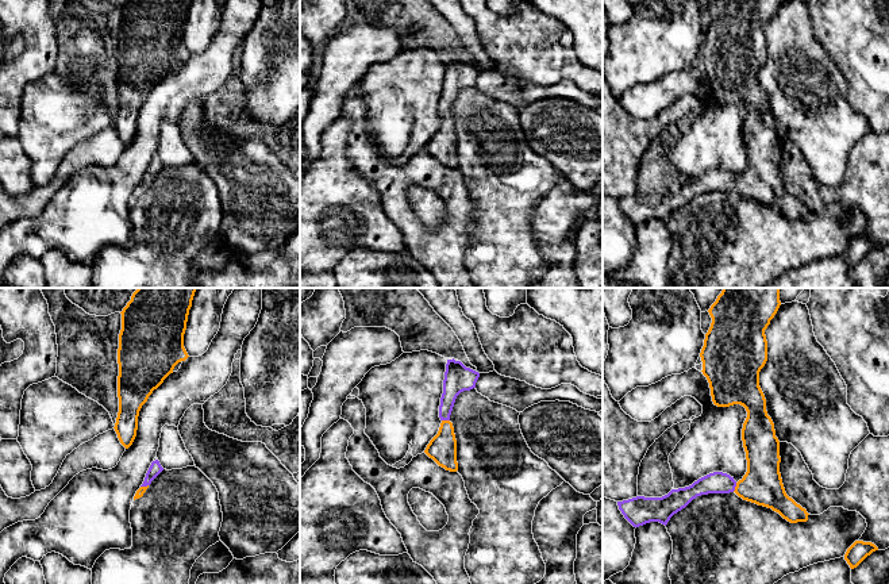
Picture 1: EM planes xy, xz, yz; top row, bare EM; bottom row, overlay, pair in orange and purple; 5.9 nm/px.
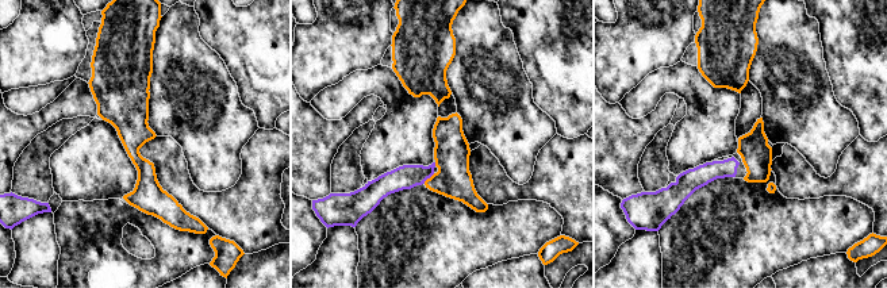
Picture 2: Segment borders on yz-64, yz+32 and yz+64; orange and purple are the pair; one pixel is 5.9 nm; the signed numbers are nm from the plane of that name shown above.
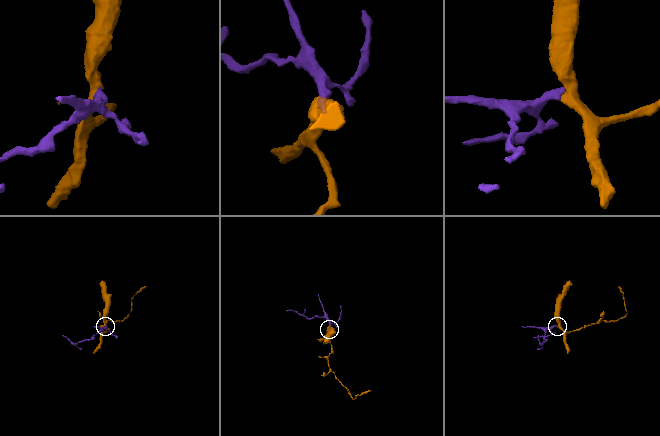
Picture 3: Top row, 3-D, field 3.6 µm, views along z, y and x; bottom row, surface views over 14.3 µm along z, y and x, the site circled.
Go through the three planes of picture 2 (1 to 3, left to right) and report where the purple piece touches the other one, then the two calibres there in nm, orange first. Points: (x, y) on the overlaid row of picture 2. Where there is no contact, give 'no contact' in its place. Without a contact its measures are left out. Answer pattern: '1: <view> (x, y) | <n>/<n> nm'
1: no contact
2: yz+32 (430, 177) | 220/140 nm
3: no contact

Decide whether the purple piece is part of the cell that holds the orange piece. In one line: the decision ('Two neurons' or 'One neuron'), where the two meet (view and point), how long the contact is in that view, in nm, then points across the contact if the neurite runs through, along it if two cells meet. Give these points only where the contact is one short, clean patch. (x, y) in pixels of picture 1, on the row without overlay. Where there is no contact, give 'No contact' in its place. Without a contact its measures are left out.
One neuron. Touches orange at yz (735, 184). Shared border 60 nm. Path across: yz (762, 181), (735, 184), (718, 179)

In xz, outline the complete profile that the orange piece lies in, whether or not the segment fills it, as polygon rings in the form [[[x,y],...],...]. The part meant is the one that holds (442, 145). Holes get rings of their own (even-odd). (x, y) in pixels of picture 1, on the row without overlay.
[[[447,57],[443,91],[439,103],[439,115],[442,118],[438,131],[430,138],[424,150],[439,164],[450,169],[458,168],[457,137],[450,112],[457,93],[463,88],[476,85],[480,70],[466,65],[461,58]]]

